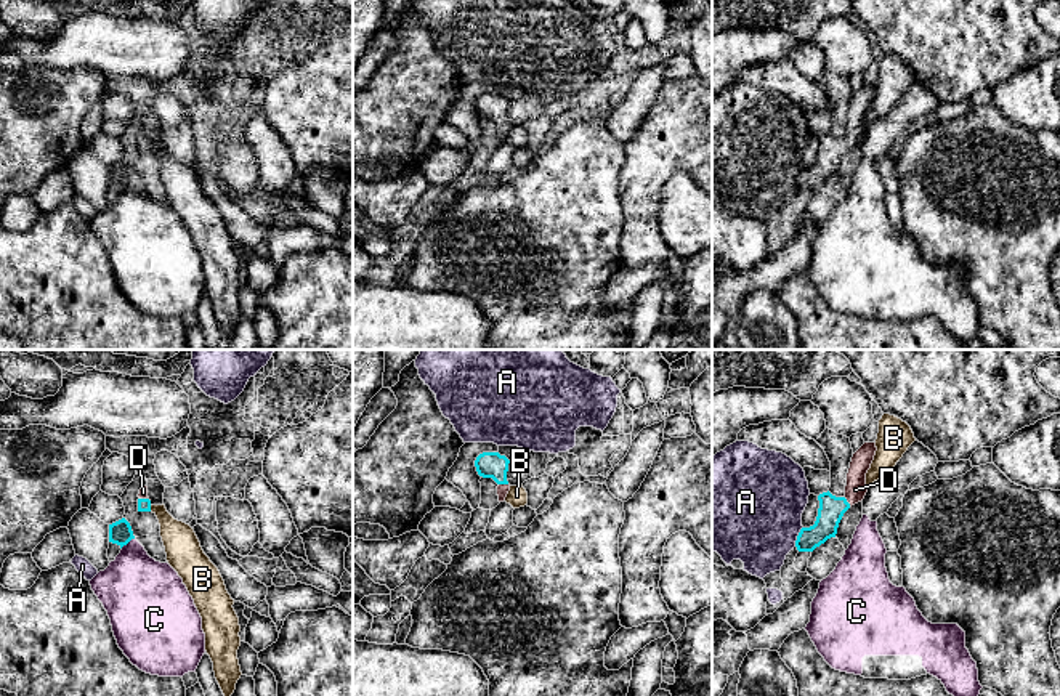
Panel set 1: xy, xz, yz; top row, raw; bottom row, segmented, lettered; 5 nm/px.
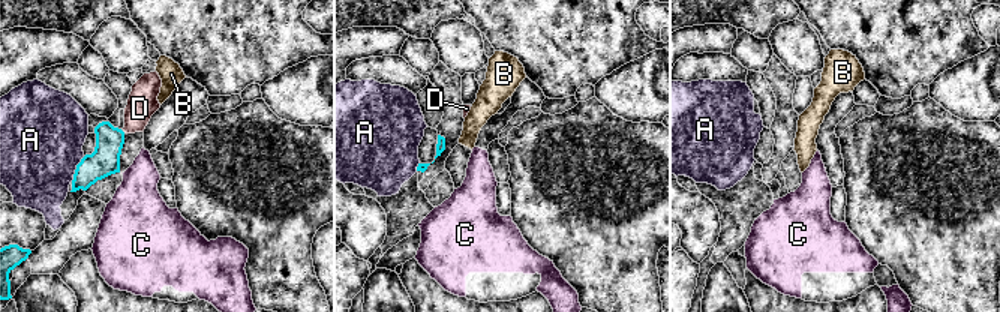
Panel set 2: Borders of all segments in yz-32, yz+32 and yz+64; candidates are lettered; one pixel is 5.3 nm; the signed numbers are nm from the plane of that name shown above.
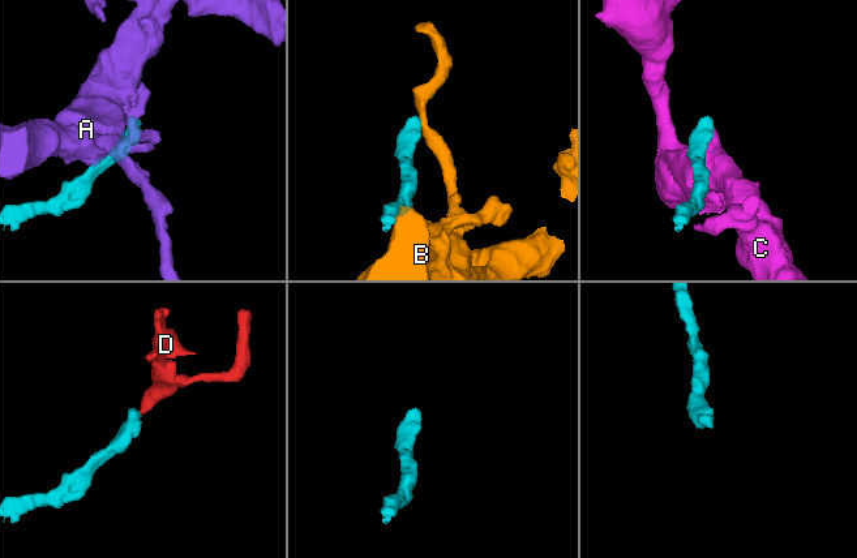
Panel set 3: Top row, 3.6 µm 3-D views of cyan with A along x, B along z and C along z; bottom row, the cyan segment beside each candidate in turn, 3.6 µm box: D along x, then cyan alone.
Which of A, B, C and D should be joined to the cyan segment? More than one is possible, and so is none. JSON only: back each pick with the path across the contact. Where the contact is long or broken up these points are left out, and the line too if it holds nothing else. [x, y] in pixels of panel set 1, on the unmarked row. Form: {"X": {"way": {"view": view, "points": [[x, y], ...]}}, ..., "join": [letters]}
{"D": {"way": {"view": "yz", "points": [[831, 149], [845, 141], [855, 130]]}}, "join": ["D"]}

